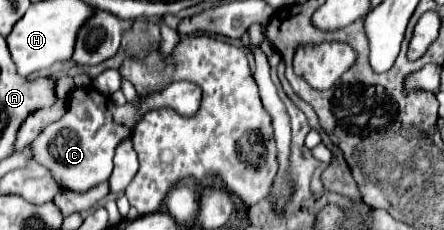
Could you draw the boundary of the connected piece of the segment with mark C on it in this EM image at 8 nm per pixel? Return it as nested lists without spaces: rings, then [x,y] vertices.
[[[169,82],[163,90],[137,96],[137,102],[127,102],[125,106],[117,106],[115,102],[111,102],[111,98],[103,96],[95,88],[75,88],[69,98],[69,108],[65,116],[49,124],[31,144],[31,150],[35,160],[49,168],[63,188],[73,192],[85,192],[101,182],[107,182],[113,170],[115,148],[123,140],[131,138],[135,126],[149,110],[171,106],[183,116],[193,116],[193,112],[197,112],[199,102],[201,90],[191,82]]]

